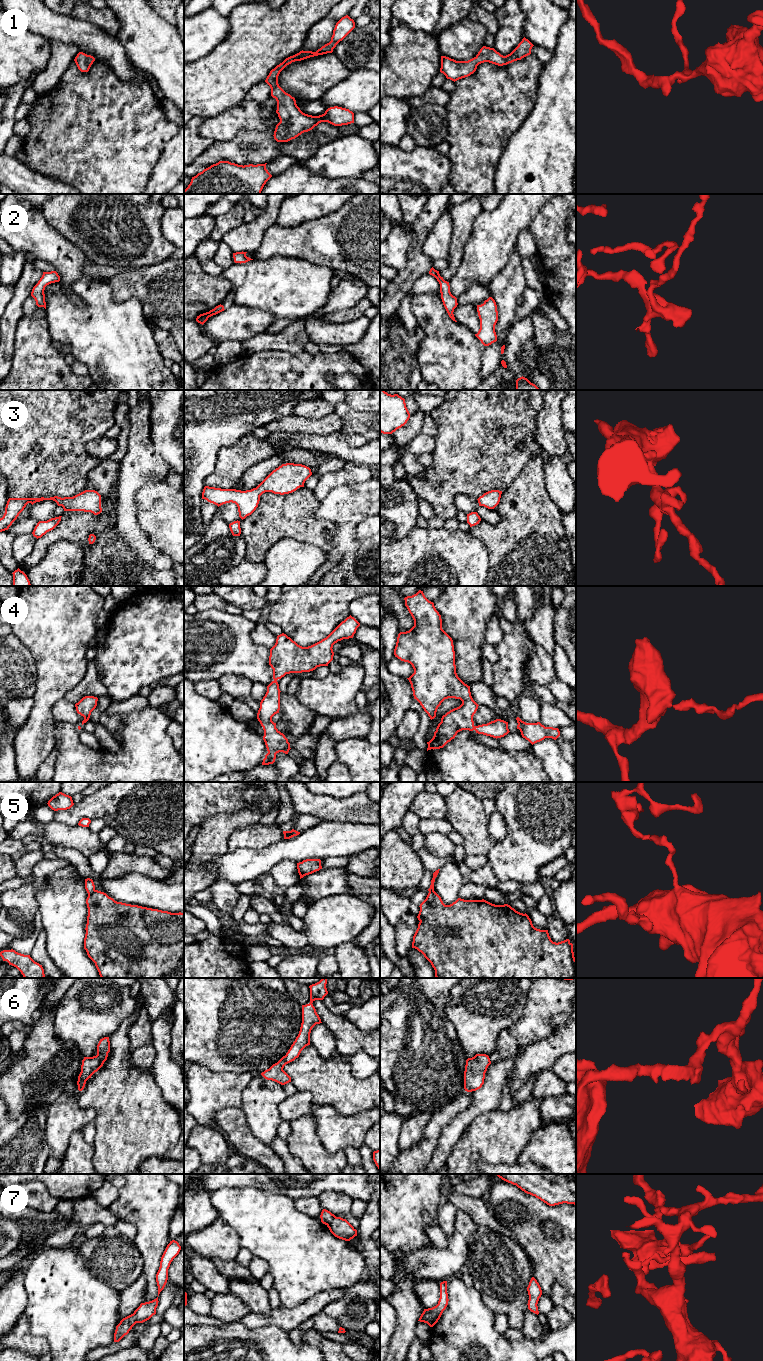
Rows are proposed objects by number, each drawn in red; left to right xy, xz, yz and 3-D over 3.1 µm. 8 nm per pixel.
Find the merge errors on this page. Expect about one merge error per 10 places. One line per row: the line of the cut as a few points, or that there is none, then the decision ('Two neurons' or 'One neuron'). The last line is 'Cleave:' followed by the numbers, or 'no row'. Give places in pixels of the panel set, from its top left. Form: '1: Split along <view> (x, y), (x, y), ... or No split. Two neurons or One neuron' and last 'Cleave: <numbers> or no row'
1: No split. One neuron
2: No split. One neuron
3: No split. One neuron
4: No split. One neuron
5: Split along xy (95, 890), (88, 894). Two neurons
6: No split. One neuron
7: Split along xy (133, 1313), (136, 1322). Two neurons
Cleave: 5, 7

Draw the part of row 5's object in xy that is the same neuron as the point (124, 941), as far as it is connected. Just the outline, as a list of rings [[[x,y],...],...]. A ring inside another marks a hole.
[[[95,890],[86,899],[88,908],[84,949],[95,963],[101,978],[184,978],[184,913],[171,913],[158,909],[117,902],[106,893]]]

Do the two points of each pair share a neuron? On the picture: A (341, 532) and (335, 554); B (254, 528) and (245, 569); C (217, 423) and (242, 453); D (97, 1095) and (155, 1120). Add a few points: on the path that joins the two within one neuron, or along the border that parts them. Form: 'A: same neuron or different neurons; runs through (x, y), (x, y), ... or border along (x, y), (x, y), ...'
A: same neuron; runs through (341, 537), (341, 547), (339, 549)
B: different neurons; border along (245, 559), (251, 562), (263, 561)
C: different neurons; border along (250, 431), (232, 445), (223, 447), (216, 458)
D: same neuron; runs through (111, 1095), (117, 1095), (141, 1119)

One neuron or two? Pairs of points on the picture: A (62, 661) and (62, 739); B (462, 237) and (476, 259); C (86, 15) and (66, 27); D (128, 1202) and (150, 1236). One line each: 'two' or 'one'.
A: two
B: two
C: two
D: one

